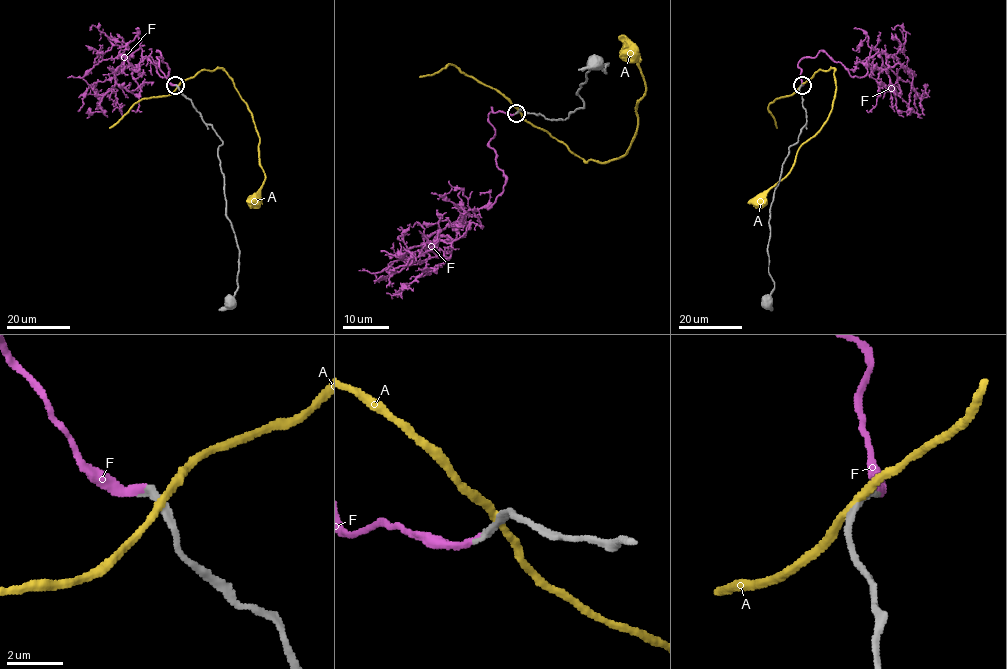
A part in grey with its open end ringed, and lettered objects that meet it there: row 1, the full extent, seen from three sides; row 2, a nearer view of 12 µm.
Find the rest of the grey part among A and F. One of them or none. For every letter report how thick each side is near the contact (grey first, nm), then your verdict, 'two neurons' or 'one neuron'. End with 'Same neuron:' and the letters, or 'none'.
A: 360/260 nm | two neurons
F: 320/320 nm | one neuron
Same neuron: F

